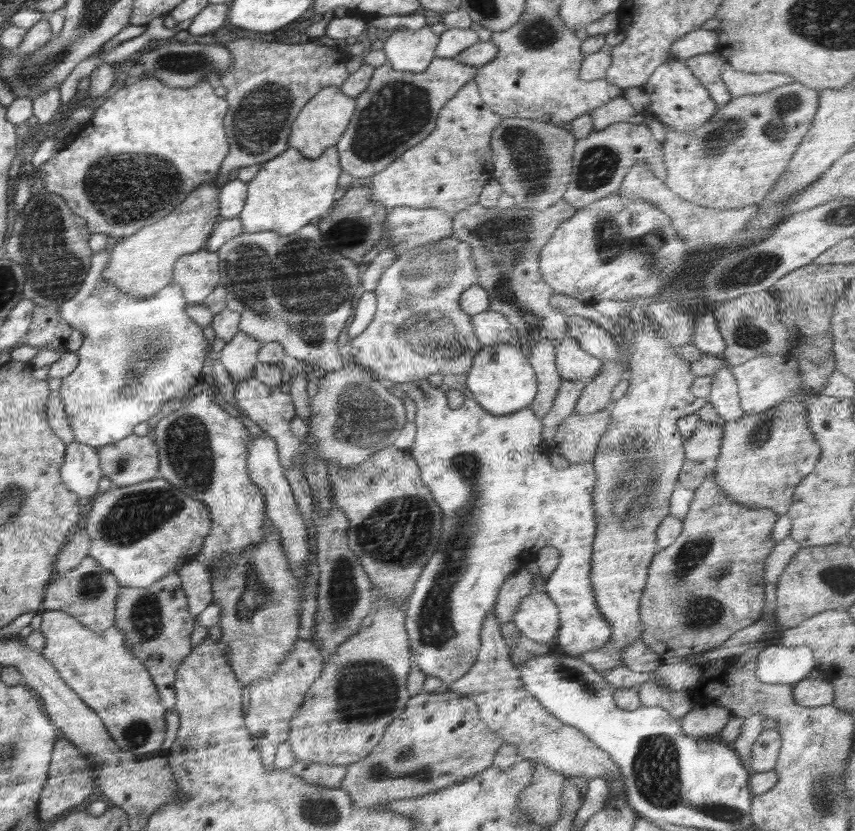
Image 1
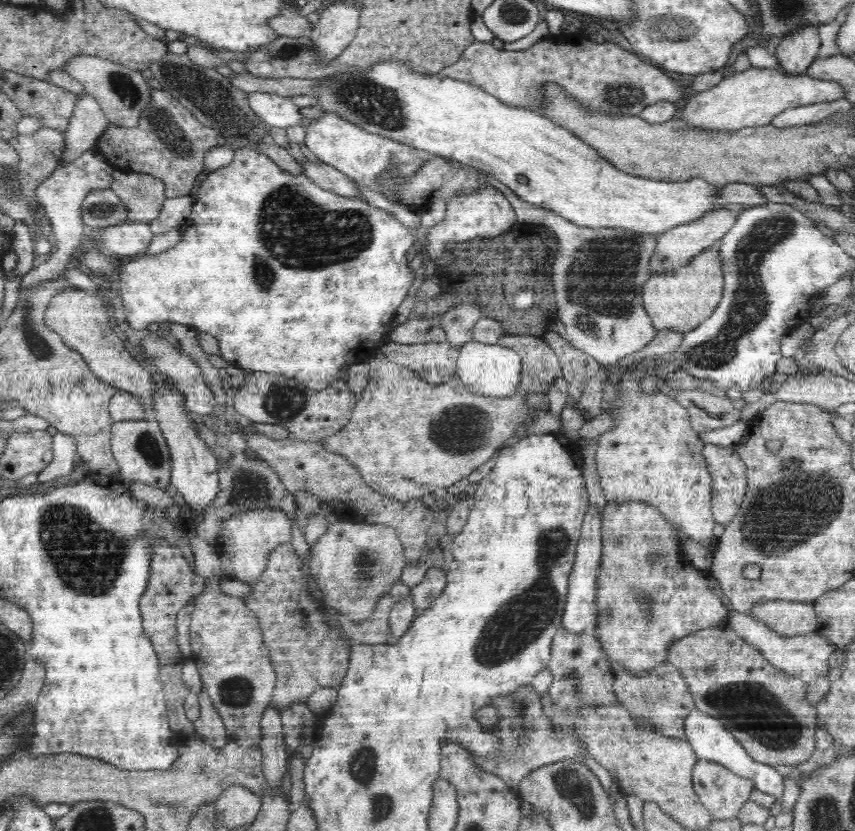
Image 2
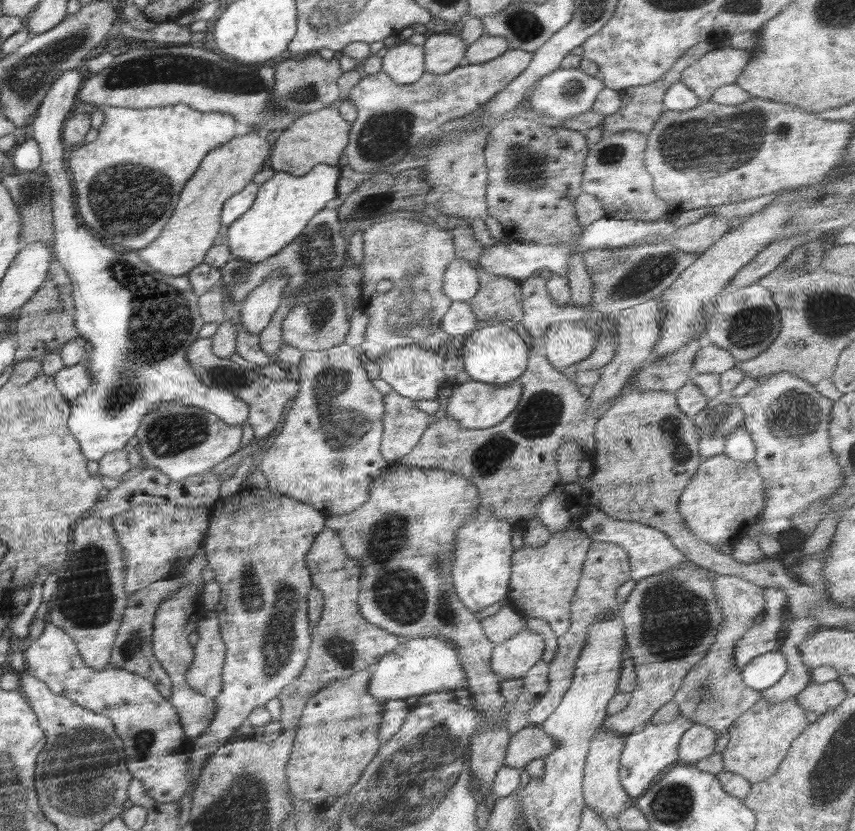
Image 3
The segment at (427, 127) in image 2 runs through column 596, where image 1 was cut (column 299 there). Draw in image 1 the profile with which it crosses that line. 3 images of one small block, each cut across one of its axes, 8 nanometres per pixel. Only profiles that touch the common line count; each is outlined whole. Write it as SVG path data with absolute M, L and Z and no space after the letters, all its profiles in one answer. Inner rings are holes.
M337 146L313 161L304 158L298 149L288 147L276 158L264 162L256 176L247 182L247 199L239 215L243 230L248 233L273 230L286 236L325 217L335 205L334 192L339 188L338 176L342 171Z

